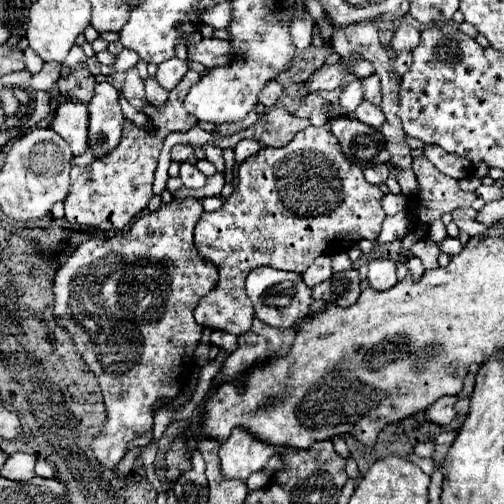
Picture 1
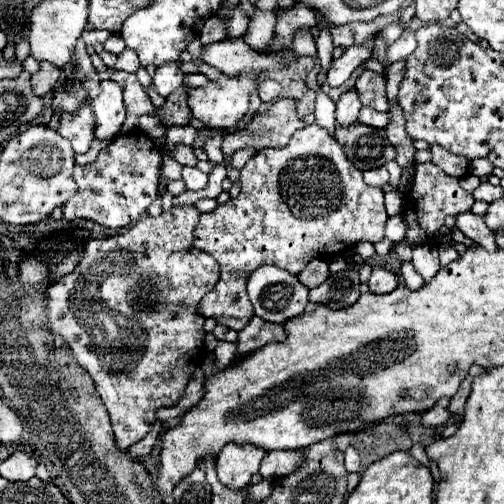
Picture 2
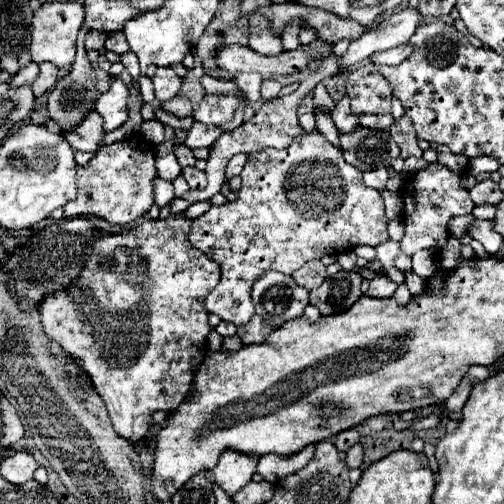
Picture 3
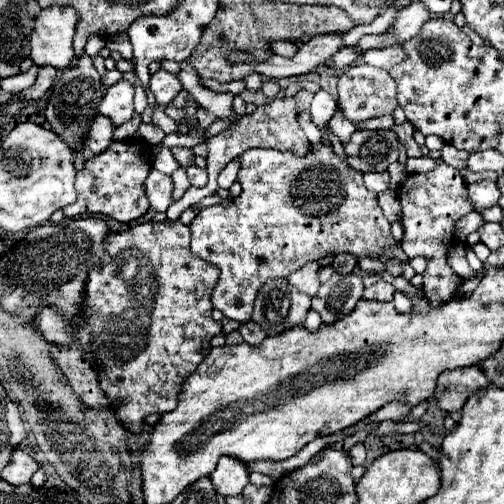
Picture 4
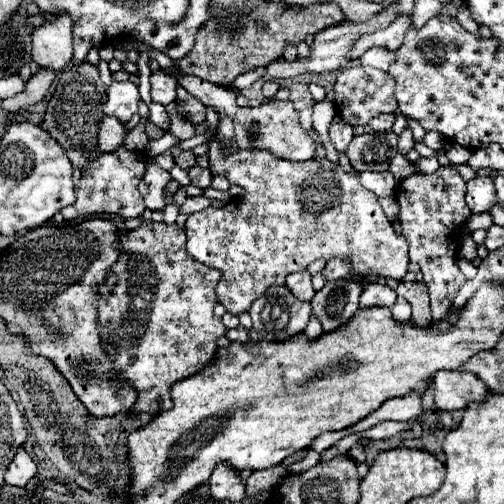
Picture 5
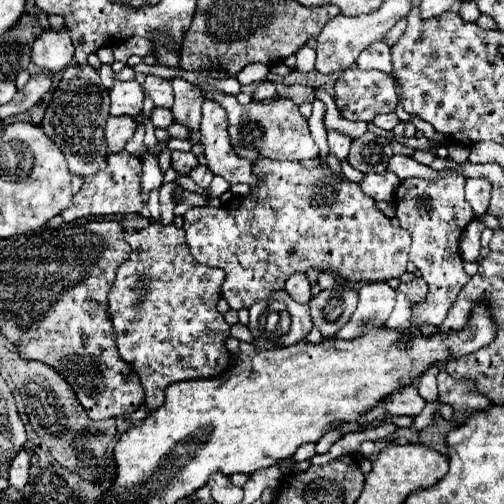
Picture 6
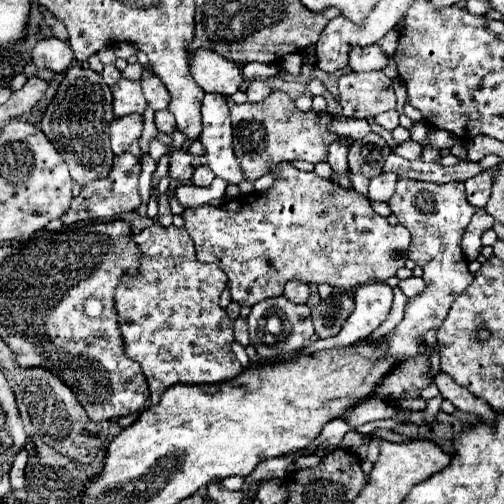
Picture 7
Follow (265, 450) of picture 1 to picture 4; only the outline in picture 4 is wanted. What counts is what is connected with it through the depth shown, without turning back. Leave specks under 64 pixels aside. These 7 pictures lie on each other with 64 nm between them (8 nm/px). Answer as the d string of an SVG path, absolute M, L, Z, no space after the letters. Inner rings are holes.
M222 456L210 480L220 496L240 496L248 480L248 466L240 464L240 460L232 460L232 456Z

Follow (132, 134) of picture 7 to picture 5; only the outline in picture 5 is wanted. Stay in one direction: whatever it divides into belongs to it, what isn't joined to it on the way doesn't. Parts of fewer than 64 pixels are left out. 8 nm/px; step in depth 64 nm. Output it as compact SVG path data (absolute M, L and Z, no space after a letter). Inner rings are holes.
M104 116L104 120L100 122L100 128L98 128L96 148L100 148L100 152L112 152L124 142L124 138L126 138L124 124L120 120L116 120L114 116Z

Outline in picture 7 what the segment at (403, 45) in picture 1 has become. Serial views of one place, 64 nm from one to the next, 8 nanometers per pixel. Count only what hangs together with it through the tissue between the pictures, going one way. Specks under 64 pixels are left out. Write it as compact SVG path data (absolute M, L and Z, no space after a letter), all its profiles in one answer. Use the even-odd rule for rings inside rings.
M372 44L368 48L354 48L350 56L350 68L360 70L384 70L388 66L388 54L380 50L380 46Z

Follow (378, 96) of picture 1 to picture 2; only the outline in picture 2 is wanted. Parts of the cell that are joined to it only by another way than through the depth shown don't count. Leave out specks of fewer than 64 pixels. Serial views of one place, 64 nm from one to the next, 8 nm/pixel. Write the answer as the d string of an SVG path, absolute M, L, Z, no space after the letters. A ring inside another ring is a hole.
M364 70L356 80L354 88L362 100L362 104L368 104L380 112L388 110L388 98L386 98L386 78L378 72Z

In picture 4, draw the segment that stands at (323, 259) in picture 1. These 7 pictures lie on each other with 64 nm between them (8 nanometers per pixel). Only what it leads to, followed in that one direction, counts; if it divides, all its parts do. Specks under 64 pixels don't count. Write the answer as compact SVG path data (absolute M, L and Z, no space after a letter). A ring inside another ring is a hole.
M308 262L304 268L296 270L294 274L288 276L288 280L300 290L300 292L306 292L308 296L314 296L320 288L320 280L318 280L318 270L320 270L320 264L318 262Z

